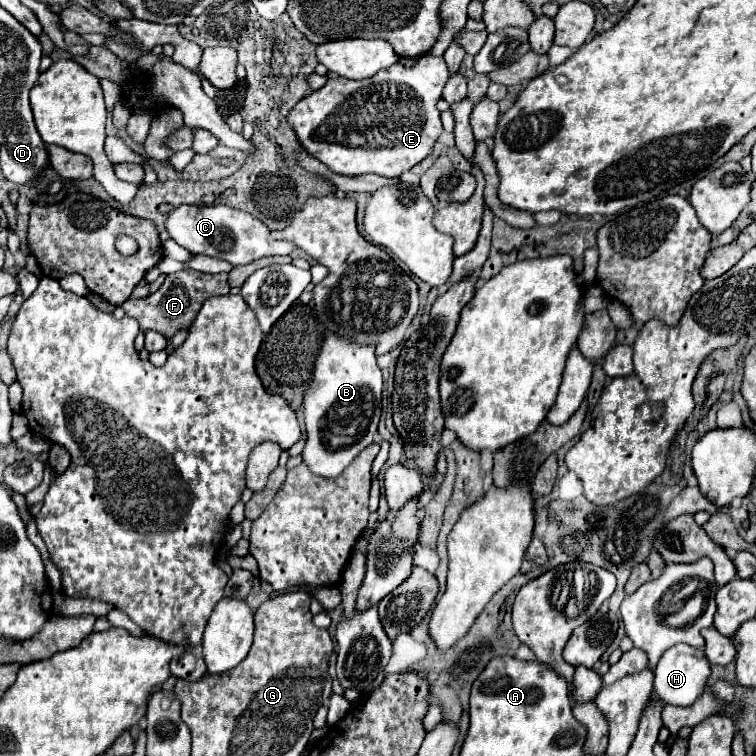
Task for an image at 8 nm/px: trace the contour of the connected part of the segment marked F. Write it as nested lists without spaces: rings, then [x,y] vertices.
[[[184,269],[180,273],[166,275],[162,287],[156,293],[144,297],[144,299],[128,299],[120,307],[126,311],[128,317],[134,317],[140,323],[142,331],[154,329],[154,331],[162,333],[166,339],[172,339],[178,331],[188,329],[194,323],[194,319],[206,299],[210,299],[214,295],[228,295],[230,293],[226,279],[228,279],[226,273],[208,275],[208,273],[200,273],[194,269]]]

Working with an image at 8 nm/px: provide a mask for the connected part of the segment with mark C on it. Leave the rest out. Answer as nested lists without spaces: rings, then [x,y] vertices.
[[[180,205],[172,209],[166,217],[166,231],[170,237],[184,249],[188,249],[194,255],[208,255],[222,261],[228,261],[232,265],[244,265],[252,263],[266,255],[290,255],[296,245],[288,241],[276,241],[270,237],[270,231],[264,223],[256,221],[256,217],[226,207],[196,207],[196,205]]]

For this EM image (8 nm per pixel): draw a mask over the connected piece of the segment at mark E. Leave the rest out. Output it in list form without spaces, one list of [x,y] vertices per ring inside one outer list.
[[[424,55],[412,67],[396,63],[370,79],[328,79],[328,83],[304,97],[290,113],[288,123],[304,149],[330,171],[346,177],[376,173],[400,177],[432,155],[442,135],[440,111],[436,109],[448,81],[444,57]]]

